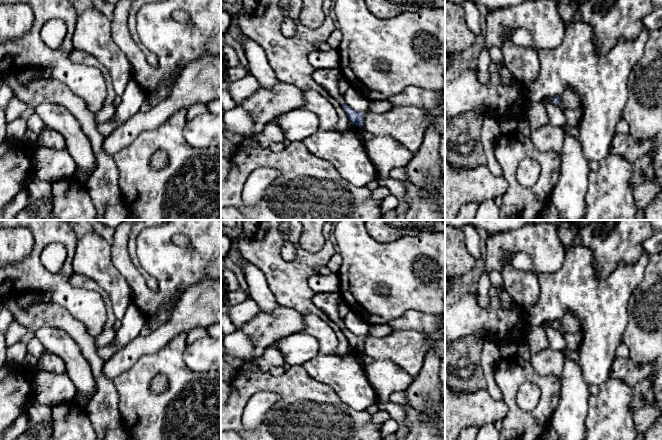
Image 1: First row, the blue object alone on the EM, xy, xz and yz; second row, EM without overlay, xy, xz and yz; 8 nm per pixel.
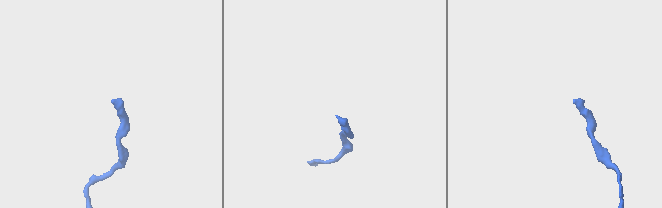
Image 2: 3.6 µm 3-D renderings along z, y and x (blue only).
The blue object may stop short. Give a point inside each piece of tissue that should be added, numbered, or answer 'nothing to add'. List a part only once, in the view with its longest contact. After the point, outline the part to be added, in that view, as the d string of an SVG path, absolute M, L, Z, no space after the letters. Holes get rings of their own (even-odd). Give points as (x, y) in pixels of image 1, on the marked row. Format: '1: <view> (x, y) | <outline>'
1: xz (328, 78) | M319 69L313 73L313 78L341 105L345 103L344 98L339 93L339 81L342 77L339 69Z

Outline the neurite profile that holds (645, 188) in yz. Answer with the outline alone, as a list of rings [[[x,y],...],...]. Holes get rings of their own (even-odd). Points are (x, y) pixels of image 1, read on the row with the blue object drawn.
[[[638,161],[634,164],[631,186],[638,210],[644,210],[662,190],[662,181],[655,181],[651,175],[644,175],[641,172],[640,162]]]

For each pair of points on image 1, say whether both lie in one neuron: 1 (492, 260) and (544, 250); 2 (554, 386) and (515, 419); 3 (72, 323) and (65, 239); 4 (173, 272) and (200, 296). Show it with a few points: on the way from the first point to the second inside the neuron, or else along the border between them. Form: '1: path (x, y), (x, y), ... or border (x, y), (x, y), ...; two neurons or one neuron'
1: path (499, 245), (529, 244); one neuron
2: path (549, 398), (548, 403), (532, 419), (527, 419); one neuron
3: border (52, 301), (64, 307), (84, 326), (87, 332); two neurons
4: border (210, 278), (204, 278), (191, 285), (180, 297); two neurons

